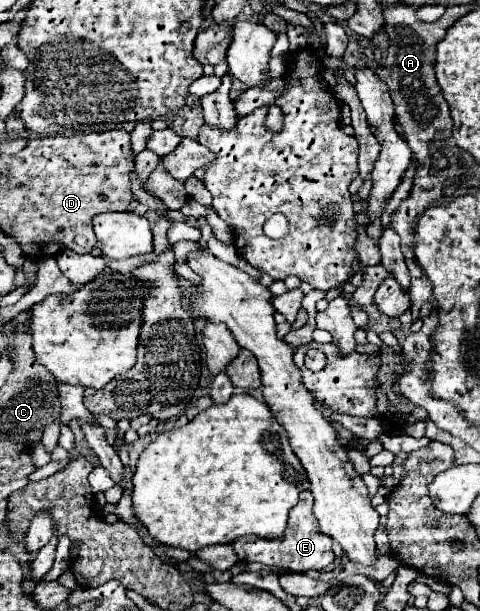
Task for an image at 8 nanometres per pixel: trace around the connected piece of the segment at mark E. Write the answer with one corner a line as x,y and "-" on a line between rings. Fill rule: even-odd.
306,490
300,494
300,502
302,504
302,514
290,514
288,520
288,528
284,532
282,540
264,540
264,538
256,538
256,536
244,536
240,540
232,542
232,548
238,556
238,560
248,560
248,562
262,562
264,566
276,568
280,572
306,572
310,568
322,570
328,564
334,562
334,552
332,552
332,538
324,536
324,532
320,532
318,524
316,524
316,516
312,512
312,492

